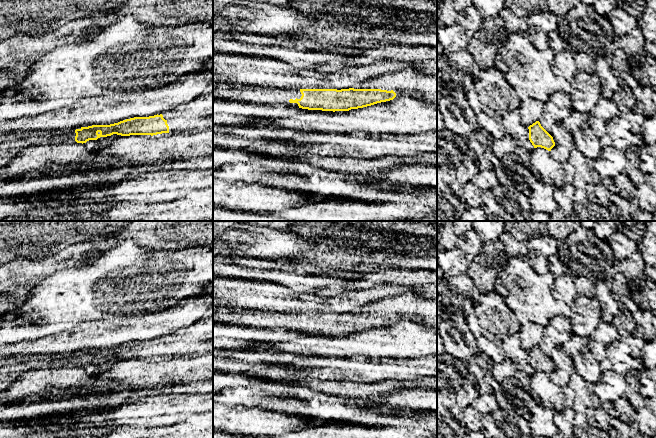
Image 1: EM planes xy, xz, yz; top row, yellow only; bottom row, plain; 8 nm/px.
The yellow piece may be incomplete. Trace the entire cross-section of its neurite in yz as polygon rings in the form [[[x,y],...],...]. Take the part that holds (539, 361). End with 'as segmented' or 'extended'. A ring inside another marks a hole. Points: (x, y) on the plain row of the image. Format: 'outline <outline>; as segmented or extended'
outline [[[536,345],[528,351],[529,364],[534,372],[541,371],[548,375],[555,370],[553,361],[541,350],[539,345]]]; as segmented

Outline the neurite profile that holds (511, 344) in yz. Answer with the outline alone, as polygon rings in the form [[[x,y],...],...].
[[[518,334],[508,335],[501,345],[506,358],[509,358],[518,370],[527,372],[530,376],[534,373],[529,364],[529,353],[522,348]]]

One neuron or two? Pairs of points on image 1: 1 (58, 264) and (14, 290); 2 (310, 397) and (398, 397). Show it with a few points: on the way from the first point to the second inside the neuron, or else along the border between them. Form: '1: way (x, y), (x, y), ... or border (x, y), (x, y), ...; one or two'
1: way (47, 266), (34, 270), (25, 279); one
2: border (359, 398), (363, 403), (384, 404), (388, 407); two

